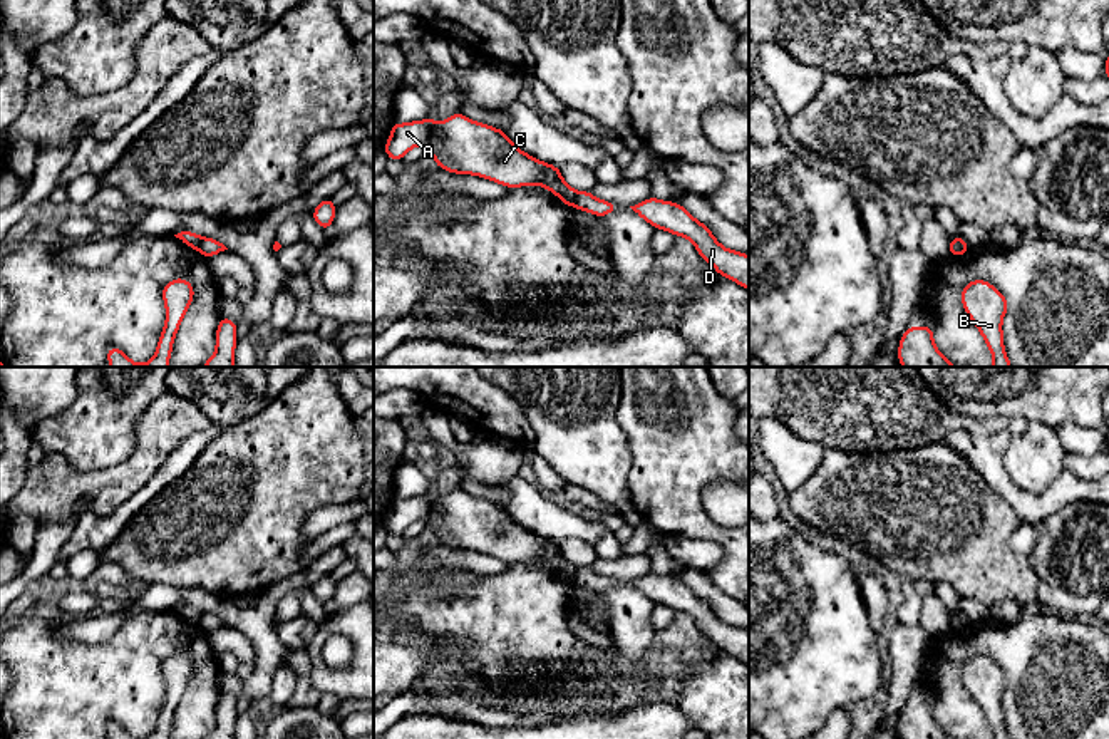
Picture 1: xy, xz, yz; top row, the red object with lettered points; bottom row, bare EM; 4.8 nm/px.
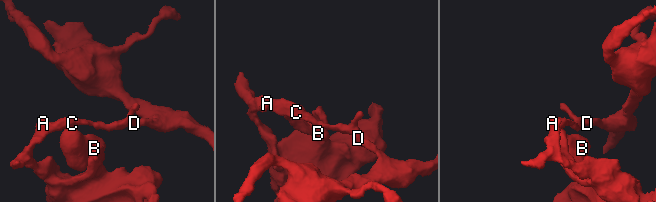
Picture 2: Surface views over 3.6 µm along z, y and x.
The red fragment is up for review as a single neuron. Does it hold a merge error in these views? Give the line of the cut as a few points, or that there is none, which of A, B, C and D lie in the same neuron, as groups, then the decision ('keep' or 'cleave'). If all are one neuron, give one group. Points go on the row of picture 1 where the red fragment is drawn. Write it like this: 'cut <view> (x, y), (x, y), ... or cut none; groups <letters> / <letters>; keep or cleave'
cut xz (578, 193), (572, 205); groups A B C / D; cleave

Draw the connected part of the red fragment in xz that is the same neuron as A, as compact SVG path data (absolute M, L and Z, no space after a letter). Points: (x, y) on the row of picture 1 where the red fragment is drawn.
M462 112L452 114L446 122L432 117L394 122L384 151L389 159L402 161L420 144L434 156L434 163L449 173L474 174L506 188L539 184L568 206L573 206L578 196L578 191L563 181L560 168L523 152L504 131L471 121Z

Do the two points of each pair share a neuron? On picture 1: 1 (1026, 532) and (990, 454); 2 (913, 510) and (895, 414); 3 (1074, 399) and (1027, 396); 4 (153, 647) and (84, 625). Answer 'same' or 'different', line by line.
1: different
2: different
3: same
4: different

